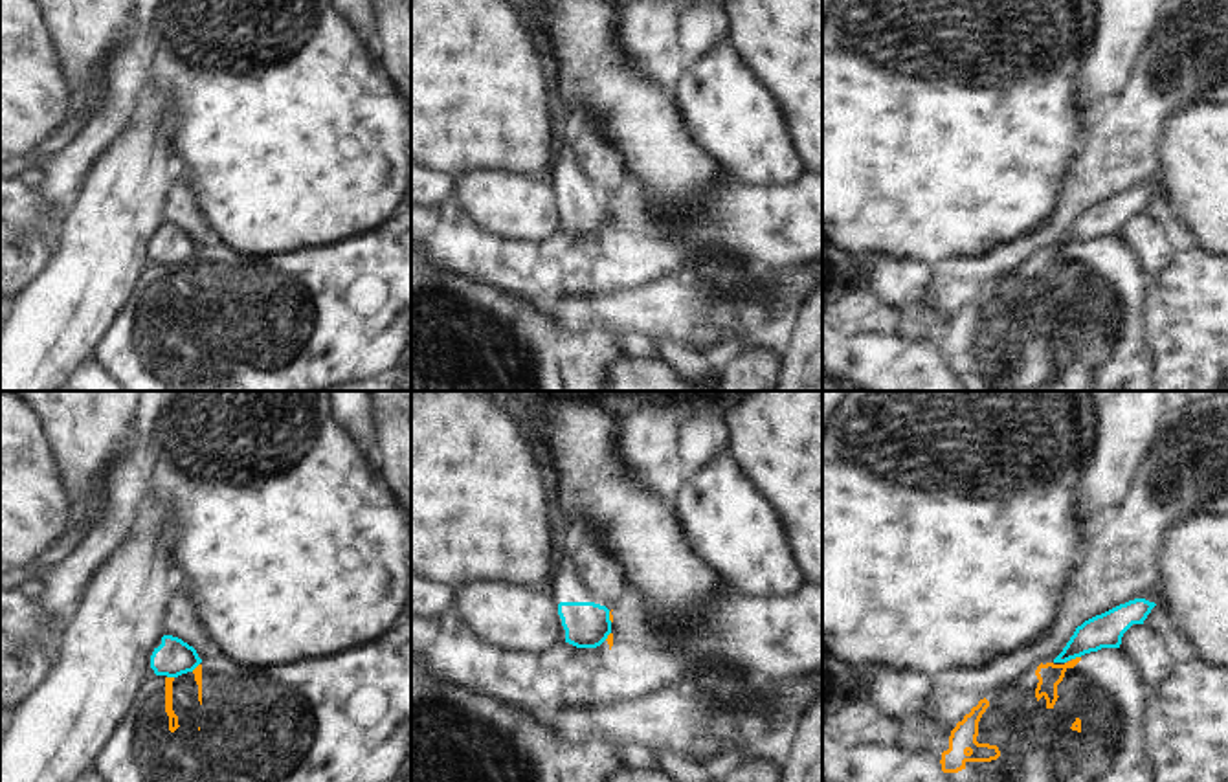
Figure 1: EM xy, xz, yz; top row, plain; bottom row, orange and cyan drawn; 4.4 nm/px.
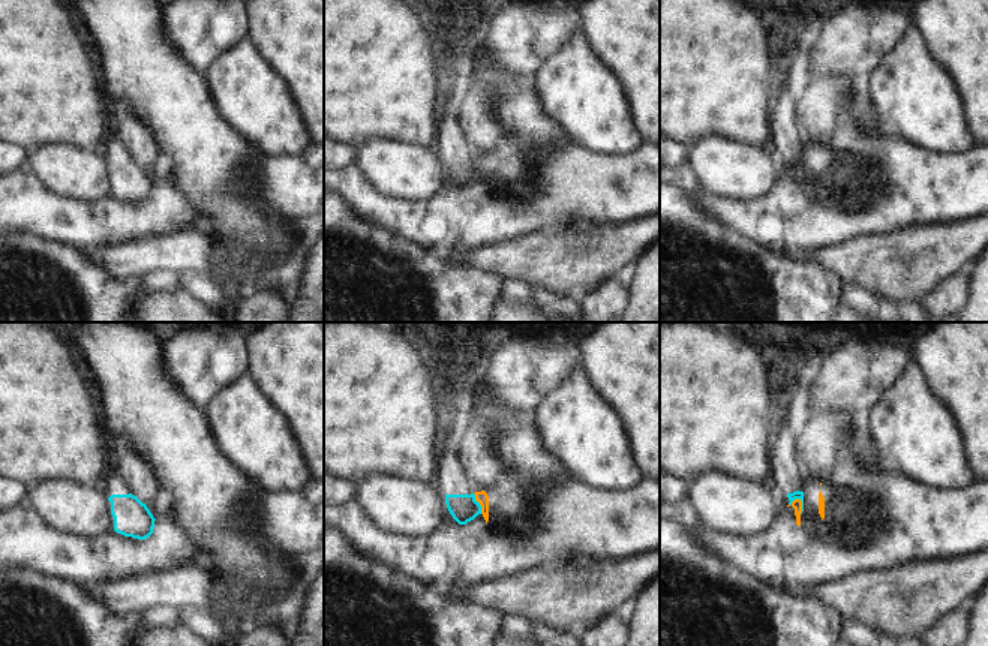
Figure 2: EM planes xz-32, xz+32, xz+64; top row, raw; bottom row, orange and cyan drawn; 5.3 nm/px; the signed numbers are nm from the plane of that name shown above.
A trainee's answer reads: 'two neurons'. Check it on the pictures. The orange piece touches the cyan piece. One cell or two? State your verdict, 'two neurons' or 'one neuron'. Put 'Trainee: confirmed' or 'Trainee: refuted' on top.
Trainee: confirmed
two neurons

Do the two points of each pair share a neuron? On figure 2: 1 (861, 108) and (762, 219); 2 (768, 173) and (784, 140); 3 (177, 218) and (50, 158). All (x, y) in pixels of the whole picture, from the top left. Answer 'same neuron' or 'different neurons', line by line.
1: different neurons
2: different neurons
3: different neurons

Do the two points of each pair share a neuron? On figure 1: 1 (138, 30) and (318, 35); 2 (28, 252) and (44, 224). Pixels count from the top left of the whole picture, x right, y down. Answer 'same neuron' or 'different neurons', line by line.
1: different neurons
2: same neuron

